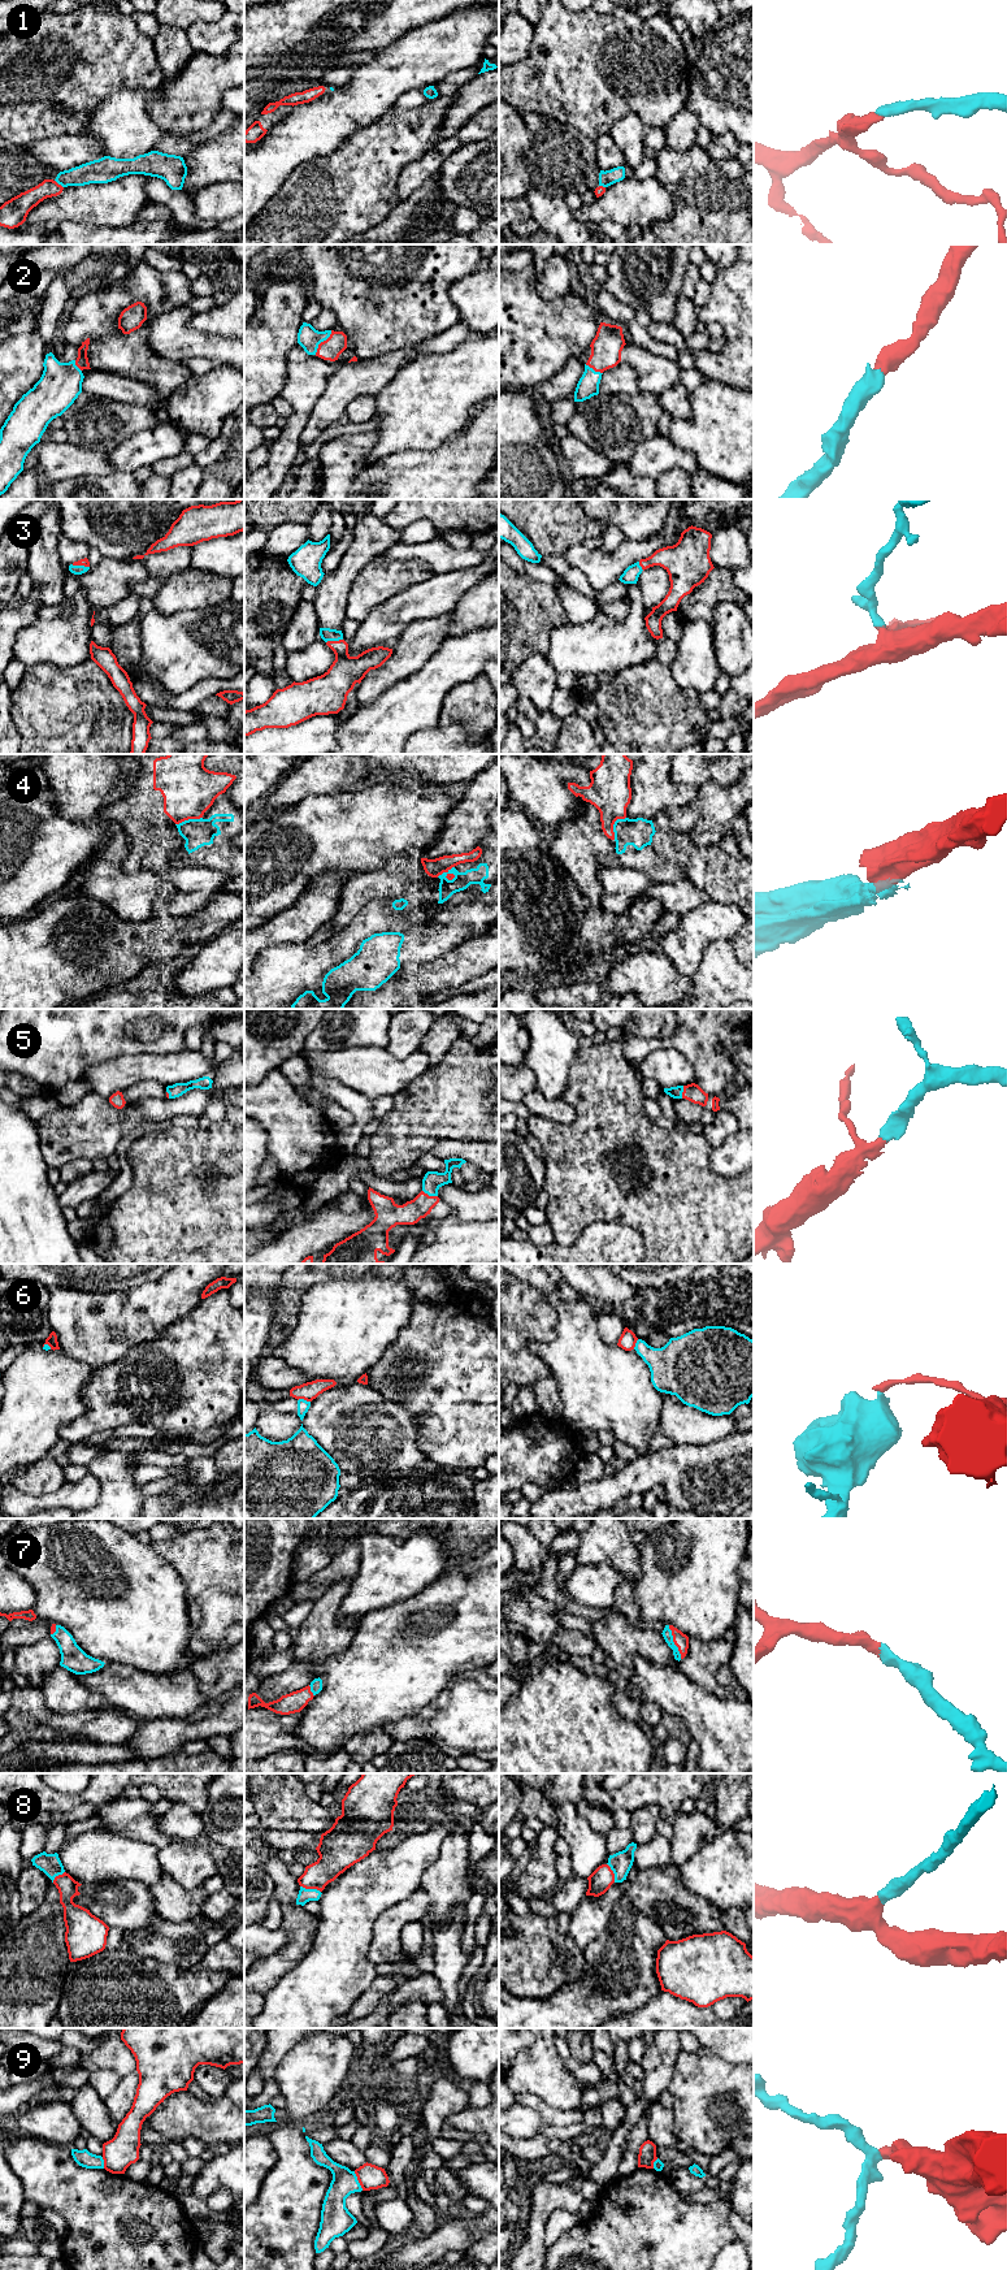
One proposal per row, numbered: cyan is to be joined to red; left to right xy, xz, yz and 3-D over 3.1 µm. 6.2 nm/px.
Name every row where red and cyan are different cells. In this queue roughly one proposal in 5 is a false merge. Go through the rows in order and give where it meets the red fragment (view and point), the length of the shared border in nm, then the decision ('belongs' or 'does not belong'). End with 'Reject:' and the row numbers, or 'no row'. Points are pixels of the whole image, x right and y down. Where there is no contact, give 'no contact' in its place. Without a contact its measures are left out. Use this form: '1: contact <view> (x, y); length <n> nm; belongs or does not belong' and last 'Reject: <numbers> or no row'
1: contact xy (57, 183); length 80 nm; belongs
2: contact xz (321, 342); length 190 nm; belongs
3: contact xz (334, 641); length 110 nm; belongs
4: contact xz (445, 871); length 130 nm; does not belong
5: contact xz (430, 1196); length 100 nm; belongs
6: contact xz (304, 1399); length 80 nm; does not belong
7: contact yz (673, 1641); length 220 nm; belongs
8: contact xz (311, 1888); length 130 nm; belongs
9: contact xz (357, 2179); length 130 nm; does not belong
Reject: 4, 6, 9

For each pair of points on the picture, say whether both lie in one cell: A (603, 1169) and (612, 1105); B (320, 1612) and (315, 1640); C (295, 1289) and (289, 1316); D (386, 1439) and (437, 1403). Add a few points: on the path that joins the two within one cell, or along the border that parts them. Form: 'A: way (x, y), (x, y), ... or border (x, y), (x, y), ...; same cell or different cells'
A: way (599, 1153), (611, 1142), (611, 1121); same cell
B: way (320, 1619), (320, 1633); same cell
C: way (291, 1295), (291, 1309); same cell
D: border (391, 1400), (412, 1415), (421, 1450); different cells

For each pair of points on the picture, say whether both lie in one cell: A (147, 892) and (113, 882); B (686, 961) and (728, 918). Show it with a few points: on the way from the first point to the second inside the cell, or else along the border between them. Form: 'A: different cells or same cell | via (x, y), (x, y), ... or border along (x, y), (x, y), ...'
A: same cell | via (139, 892), (124, 892), (121, 889)
B: same cell | via (690, 949), (716, 923)

